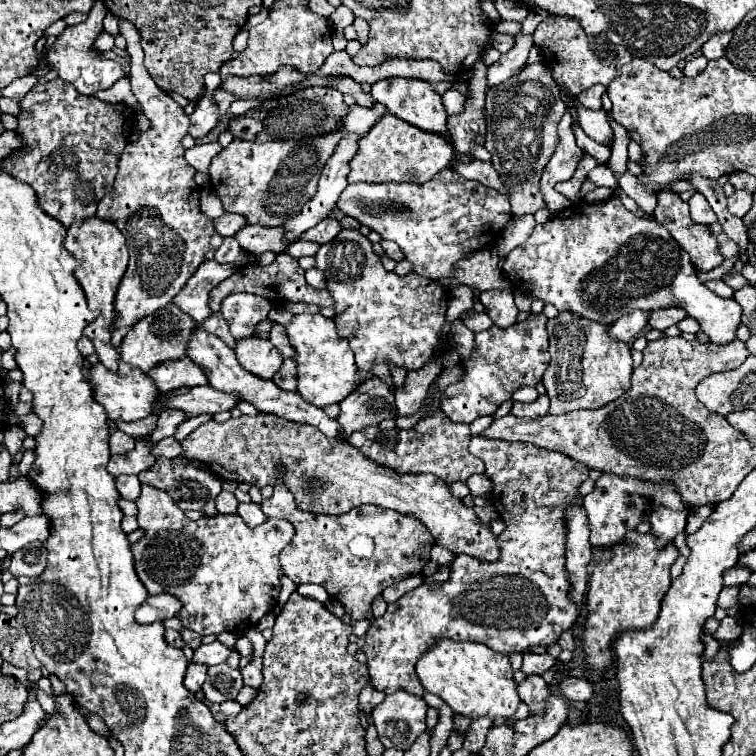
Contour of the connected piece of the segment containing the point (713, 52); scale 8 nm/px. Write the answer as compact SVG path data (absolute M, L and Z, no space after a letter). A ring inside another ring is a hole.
M718 33L718 35L710 37L706 41L706 45L702 45L702 55L706 59L718 59L718 57L722 57L726 53L726 47L728 47L730 39L732 39L732 33Z

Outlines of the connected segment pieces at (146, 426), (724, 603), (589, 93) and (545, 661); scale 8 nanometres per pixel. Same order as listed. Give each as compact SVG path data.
M153 415L146 417L146 419L141 419L134 421L134 423L116 423L120 431L136 437L136 435L147 435L153 431L156 427L156 421Z
M724 587L720 591L720 597L718 597L718 607L730 609L732 605L736 605L738 603L738 593L740 593L740 587Z
M596 85L596 87L590 87L590 89L586 89L586 91L582 91L576 99L586 107L586 109L594 109L594 111L602 111L602 101L600 101L600 97L602 97L602 93L606 91L606 87L602 87L602 85Z
M522 653L522 667L520 671L526 675L542 675L544 671L548 671L554 665L554 657L550 657L548 653Z

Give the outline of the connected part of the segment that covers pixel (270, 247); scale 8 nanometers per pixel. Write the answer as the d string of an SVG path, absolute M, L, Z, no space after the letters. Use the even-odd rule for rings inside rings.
M244 225L240 231L234 233L234 239L238 239L240 247L250 251L252 255L260 255L264 251L282 253L288 245L284 241L284 231L278 231L278 227Z

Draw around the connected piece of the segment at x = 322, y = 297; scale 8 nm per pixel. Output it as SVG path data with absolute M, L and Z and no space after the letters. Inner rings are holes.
M278 255L276 261L268 267L260 267L260 265L246 265L246 267L240 267L234 271L234 275L230 275L228 279L224 279L222 283L218 283L212 291L210 291L210 309L212 311L220 311L220 303L226 295L230 293L236 293L236 291L248 291L248 293L256 293L256 295L262 295L266 297L268 301L306 301L306 303L314 303L314 305L320 305L320 307L332 307L332 297L328 293L328 289L314 289L306 283L304 279L304 269L298 267L296 259L290 257L290 255Z

